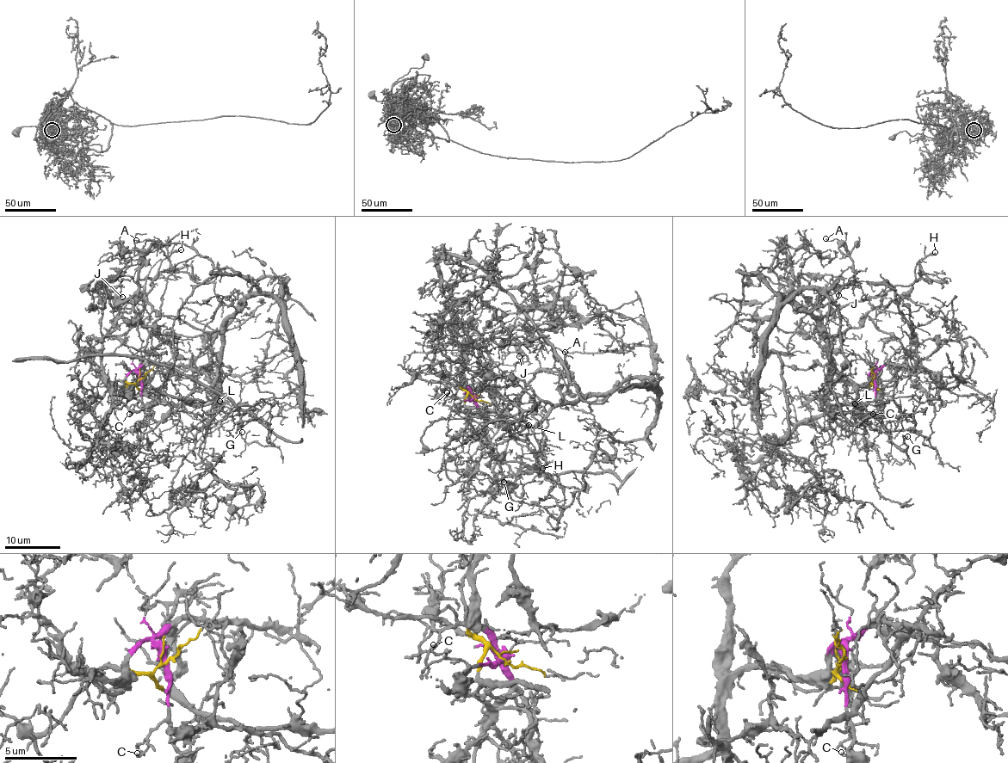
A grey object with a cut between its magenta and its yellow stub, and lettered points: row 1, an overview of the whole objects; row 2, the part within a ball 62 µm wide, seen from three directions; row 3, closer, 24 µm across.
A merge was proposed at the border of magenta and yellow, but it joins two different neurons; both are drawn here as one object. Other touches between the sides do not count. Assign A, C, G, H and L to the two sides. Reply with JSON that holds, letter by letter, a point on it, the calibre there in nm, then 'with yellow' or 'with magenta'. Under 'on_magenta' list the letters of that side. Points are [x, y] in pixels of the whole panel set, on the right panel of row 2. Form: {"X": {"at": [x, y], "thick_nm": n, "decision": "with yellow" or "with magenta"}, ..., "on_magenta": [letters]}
{"A": {"at": [825, 238], "thick_nm": 130, "decision": "with yellow"}, "C": {"at": [873, 414], "thick_nm": 150, "decision": "with magenta"}, "G": {"at": [907, 436], "thick_nm": 180, "decision": "with yellow"}, "H": {"at": [935, 252], "thick_nm": 130, "decision": "with yellow"}, "L": {"at": [855, 403], "thick_nm": 100, "decision": "with yellow"}, "on_magenta": ["C"]}

